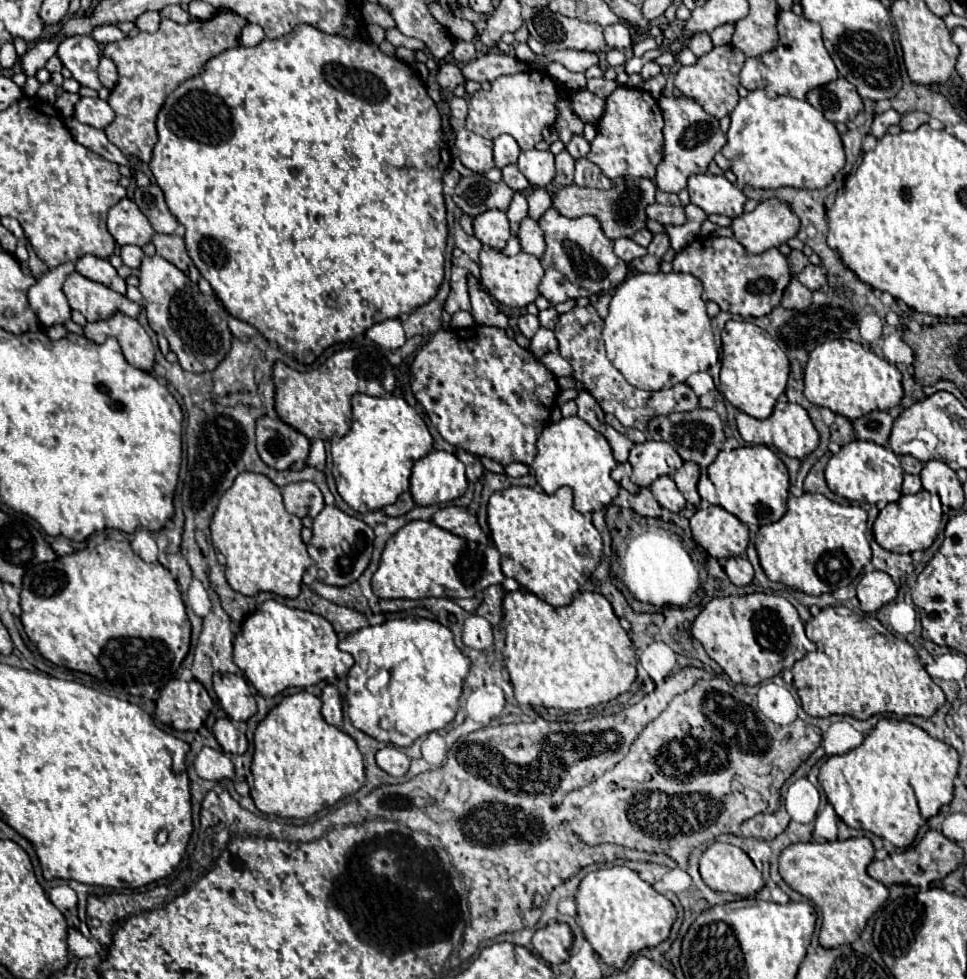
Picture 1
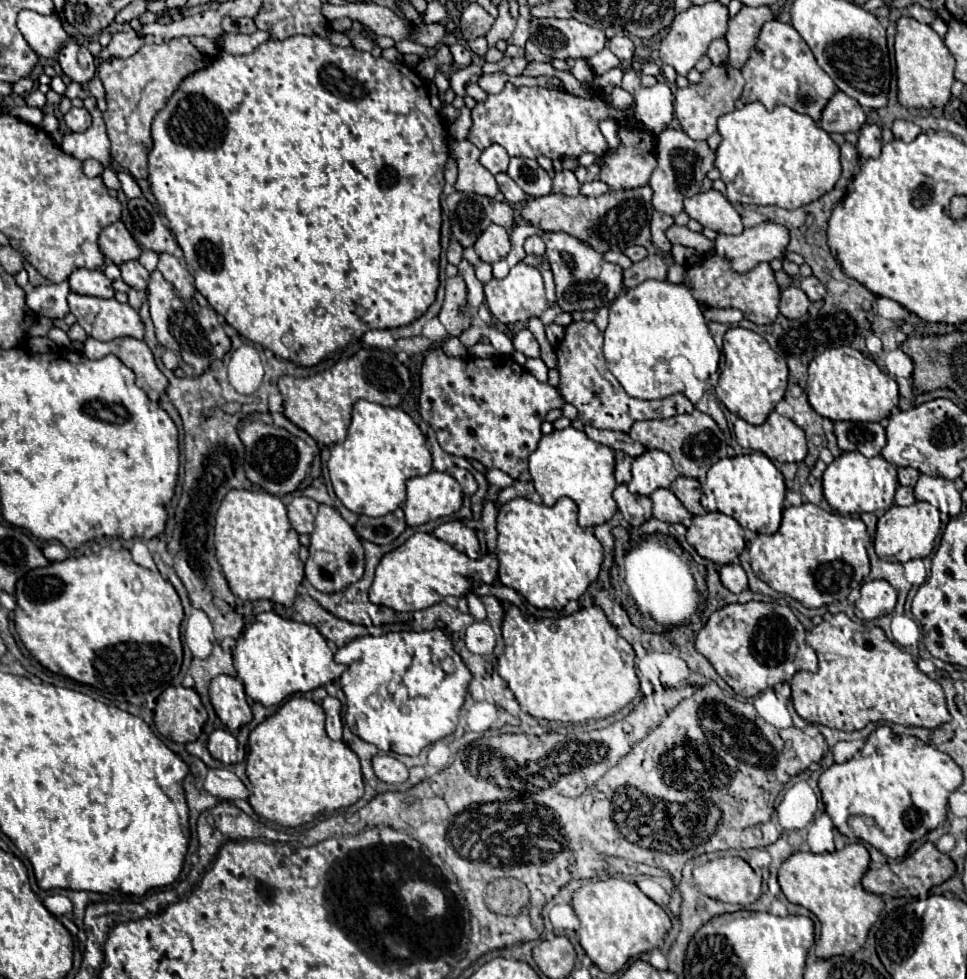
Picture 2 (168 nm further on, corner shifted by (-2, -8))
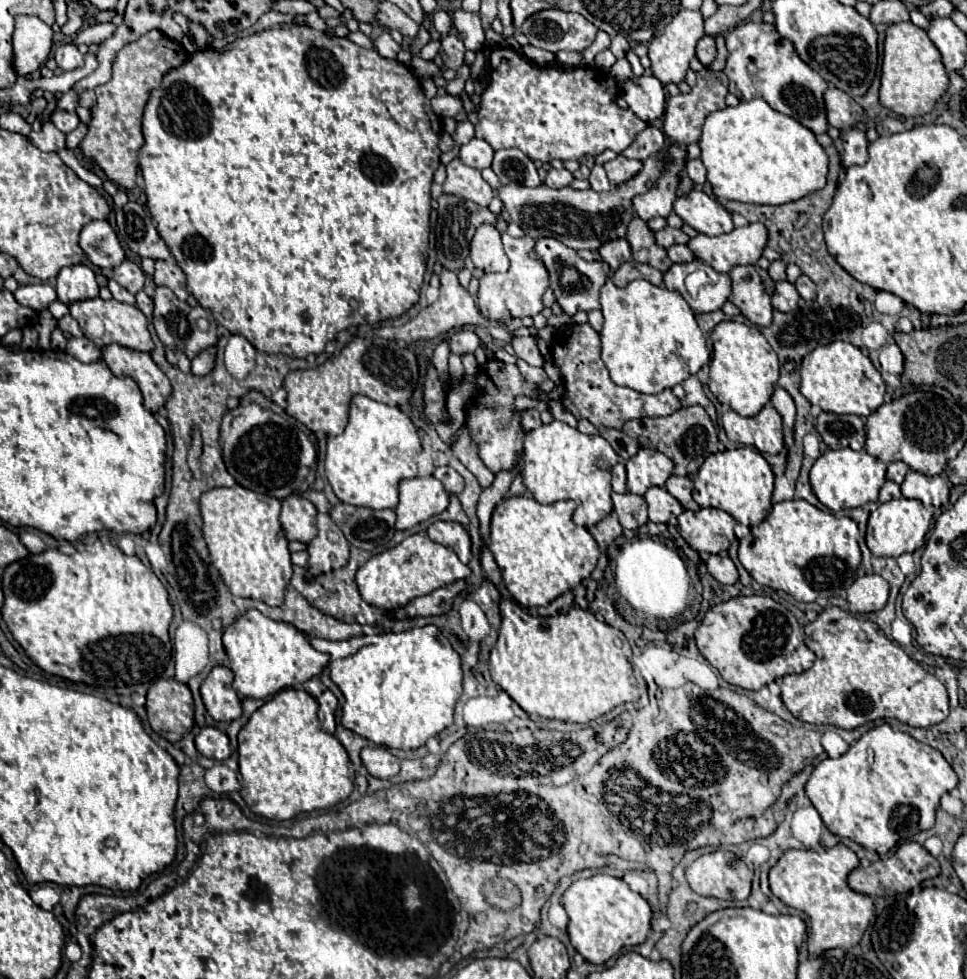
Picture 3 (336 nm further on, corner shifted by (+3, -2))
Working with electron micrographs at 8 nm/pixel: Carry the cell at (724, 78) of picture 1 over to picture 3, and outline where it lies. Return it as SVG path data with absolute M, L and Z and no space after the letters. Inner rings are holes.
M703 68L701 72L697 72L697 84L689 94L677 94L667 100L663 114L663 132L669 136L671 142L677 142L681 146L697 142L701 138L701 128L707 114L725 108L725 96L727 96L727 76L723 72L711 72Z

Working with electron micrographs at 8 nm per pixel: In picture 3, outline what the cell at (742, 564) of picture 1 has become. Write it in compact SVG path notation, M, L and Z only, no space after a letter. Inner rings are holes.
M725 552L709 556L709 560L707 560L705 564L707 564L709 574L711 574L715 580L719 580L721 584L735 584L735 582L739 580L737 568L735 568L735 564L731 562L731 558L729 558Z

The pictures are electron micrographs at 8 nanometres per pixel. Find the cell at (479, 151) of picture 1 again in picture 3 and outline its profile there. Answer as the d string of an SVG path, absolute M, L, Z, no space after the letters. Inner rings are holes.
M459 158L447 164L447 178L443 182L443 192L471 200L479 206L489 206L493 194L493 188L481 178L481 172L477 168L465 166Z

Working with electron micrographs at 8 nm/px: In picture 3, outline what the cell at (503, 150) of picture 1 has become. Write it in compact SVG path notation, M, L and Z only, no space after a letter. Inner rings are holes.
M473 138L471 142L467 142L467 144L461 146L461 160L467 166L473 166L477 170L489 168L491 160L493 160L493 148L485 140Z

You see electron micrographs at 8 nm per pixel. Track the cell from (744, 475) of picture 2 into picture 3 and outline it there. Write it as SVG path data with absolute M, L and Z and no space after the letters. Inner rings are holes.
M743 446L711 454L693 474L693 498L700 507L721 508L745 526L757 526L771 510L773 470L759 450Z

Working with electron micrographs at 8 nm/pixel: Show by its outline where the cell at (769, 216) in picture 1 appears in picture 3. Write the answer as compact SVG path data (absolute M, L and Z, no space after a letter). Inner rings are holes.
M747 224L721 236L697 234L687 242L693 256L717 272L729 272L733 266L757 264L765 244L767 228L763 224Z

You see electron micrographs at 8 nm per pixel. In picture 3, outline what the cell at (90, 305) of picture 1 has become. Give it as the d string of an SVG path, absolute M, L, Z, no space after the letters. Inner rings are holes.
M93 298L93 300L83 300L83 302L75 302L69 306L71 310L71 316L77 318L77 322L81 324L81 328L85 330L85 322L87 318L91 316L97 316L103 320L105 324L105 332L103 336L95 338L95 336L89 336L97 346L109 346L109 344L119 344L119 346L125 346L129 350L135 350L135 352L151 352L155 348L151 336L149 336L149 330L147 330L147 320L143 316L143 312L137 308L137 306L129 306L129 304L121 304L117 300L101 300L101 298Z

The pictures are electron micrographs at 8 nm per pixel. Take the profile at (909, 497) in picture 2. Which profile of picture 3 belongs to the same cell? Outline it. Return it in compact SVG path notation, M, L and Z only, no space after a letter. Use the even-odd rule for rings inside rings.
M885 482L879 492L879 502L887 502L891 498L901 498L901 490L895 482Z

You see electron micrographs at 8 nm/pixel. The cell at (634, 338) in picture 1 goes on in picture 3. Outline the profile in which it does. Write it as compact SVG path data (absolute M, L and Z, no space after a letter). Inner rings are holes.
M607 280L599 300L605 316L601 358L617 386L643 394L659 394L697 374L709 362L705 336L695 322L693 310L679 292L653 286L647 280L633 280L625 288L617 288Z

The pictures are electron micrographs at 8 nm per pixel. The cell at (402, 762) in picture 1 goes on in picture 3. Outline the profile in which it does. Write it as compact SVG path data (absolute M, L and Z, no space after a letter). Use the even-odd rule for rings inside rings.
M367 746L361 750L361 760L367 772L375 778L393 778L399 772L399 760L383 746Z

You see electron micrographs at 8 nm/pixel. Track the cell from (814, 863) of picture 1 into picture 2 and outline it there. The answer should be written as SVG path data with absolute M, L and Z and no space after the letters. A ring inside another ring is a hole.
M848 844L842 850L812 854L792 854L778 872L778 884L792 904L800 904L814 912L822 924L820 940L816 944L818 958L832 958L844 952L856 952L864 946L868 930L878 920L884 900L878 894L862 888L862 876L870 866L870 854L862 844Z

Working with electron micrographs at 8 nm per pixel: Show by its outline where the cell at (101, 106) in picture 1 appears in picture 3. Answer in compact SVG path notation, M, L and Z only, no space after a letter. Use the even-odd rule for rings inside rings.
M55 108L55 112L51 114L51 122L53 122L53 126L55 126L57 130L61 130L63 134L69 134L71 130L77 128L79 118L77 118L75 112L67 112L67 110Z

